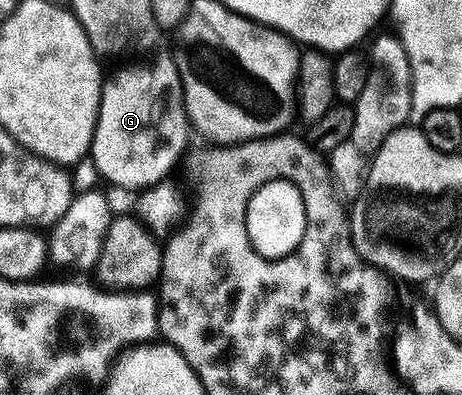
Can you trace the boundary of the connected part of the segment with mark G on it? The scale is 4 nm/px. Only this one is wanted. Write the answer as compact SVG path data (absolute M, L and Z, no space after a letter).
M172 57L157 58L154 62L145 62L142 66L129 66L133 64L125 64L122 70L117 70L113 75L106 77L101 83L101 103L99 104L99 112L97 113L97 123L95 124L95 132L93 133L93 145L91 147L91 159L97 165L97 170L109 182L114 182L117 186L122 186L125 190L133 190L132 192L140 192L150 186L157 185L158 182L164 182L170 177L169 174L173 170L173 165L181 158L181 153L185 150L185 145L189 142L191 136L191 126L183 126L183 112L181 109L185 107L185 96L179 96L179 92L185 92L181 84L179 76L179 68L176 61Z

